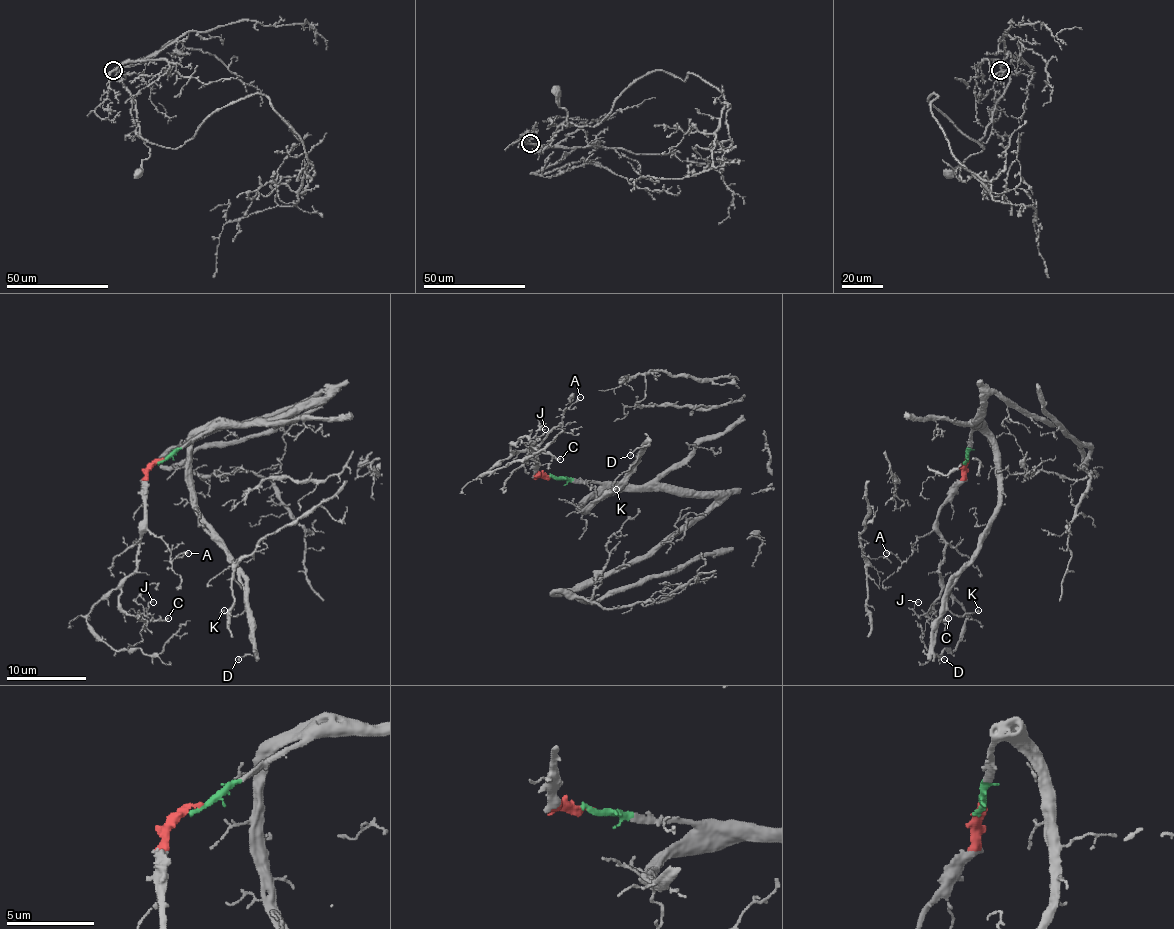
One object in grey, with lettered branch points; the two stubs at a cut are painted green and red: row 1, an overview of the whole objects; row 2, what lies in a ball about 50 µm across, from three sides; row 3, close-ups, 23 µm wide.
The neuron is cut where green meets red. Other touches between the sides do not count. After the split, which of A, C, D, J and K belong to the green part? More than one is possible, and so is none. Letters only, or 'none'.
D, K

